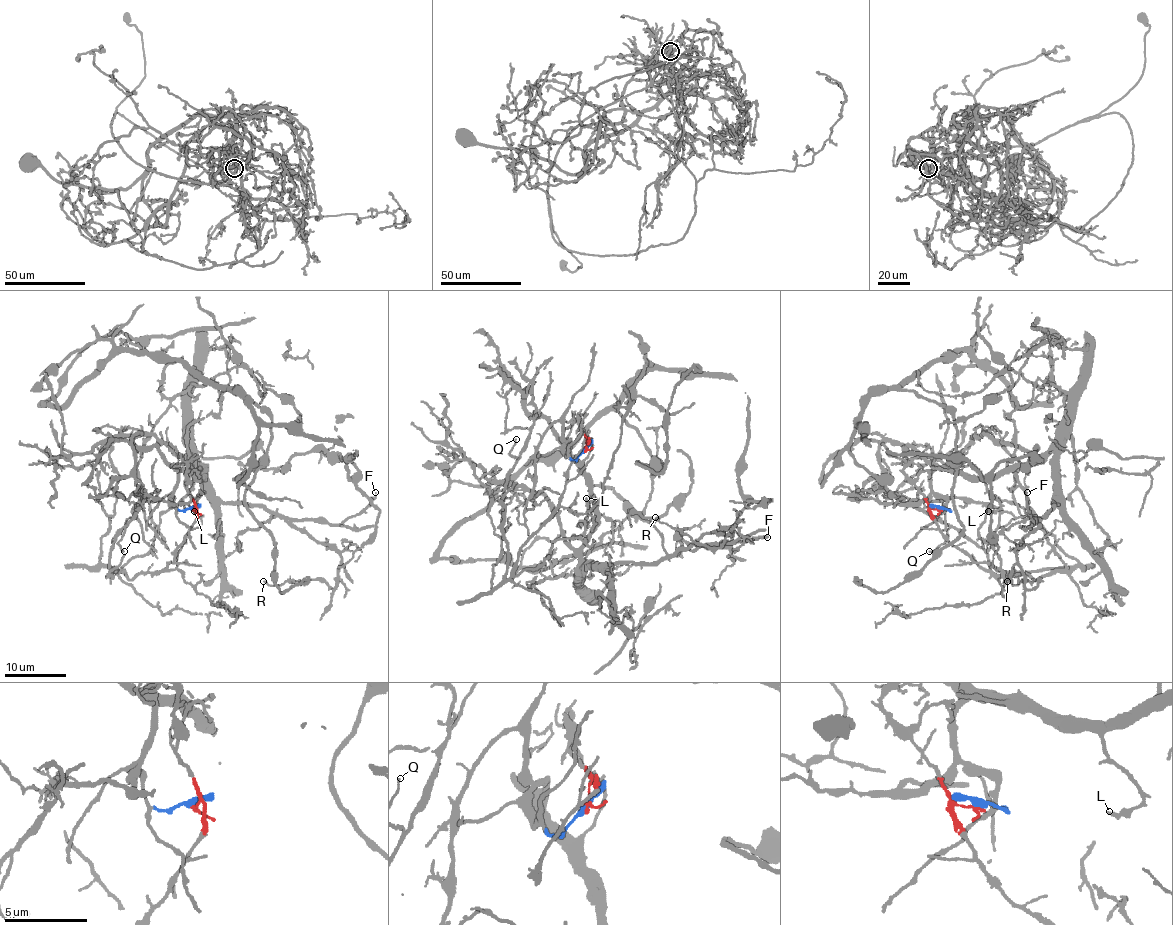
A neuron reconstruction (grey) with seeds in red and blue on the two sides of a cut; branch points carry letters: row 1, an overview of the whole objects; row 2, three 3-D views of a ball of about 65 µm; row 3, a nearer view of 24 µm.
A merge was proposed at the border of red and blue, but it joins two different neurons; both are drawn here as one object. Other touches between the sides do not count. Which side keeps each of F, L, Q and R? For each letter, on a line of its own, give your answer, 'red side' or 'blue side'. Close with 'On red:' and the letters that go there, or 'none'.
F: blue side
L: blue side
Q: red side
R: blue side
On red: Q

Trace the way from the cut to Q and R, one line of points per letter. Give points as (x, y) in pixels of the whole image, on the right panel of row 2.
Q: (938, 510), (938, 530), (975, 562), (1037, 579), (1068, 570), (995, 575), (952, 527), (929, 551)
R: (938, 508), (935, 470), (994, 477), (1054, 454), (1053, 505), (1017, 556), (1023, 585), (1037, 581), (1008, 581)

